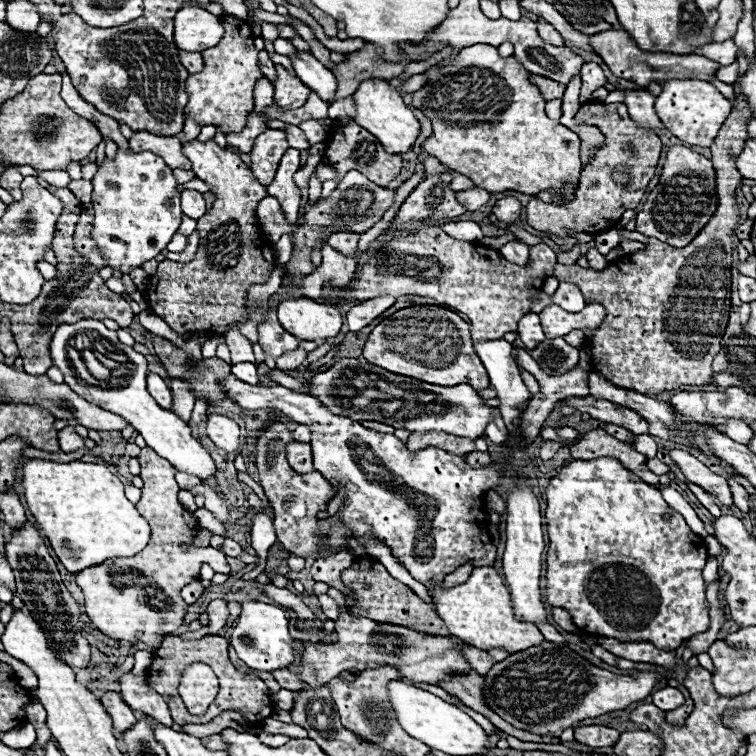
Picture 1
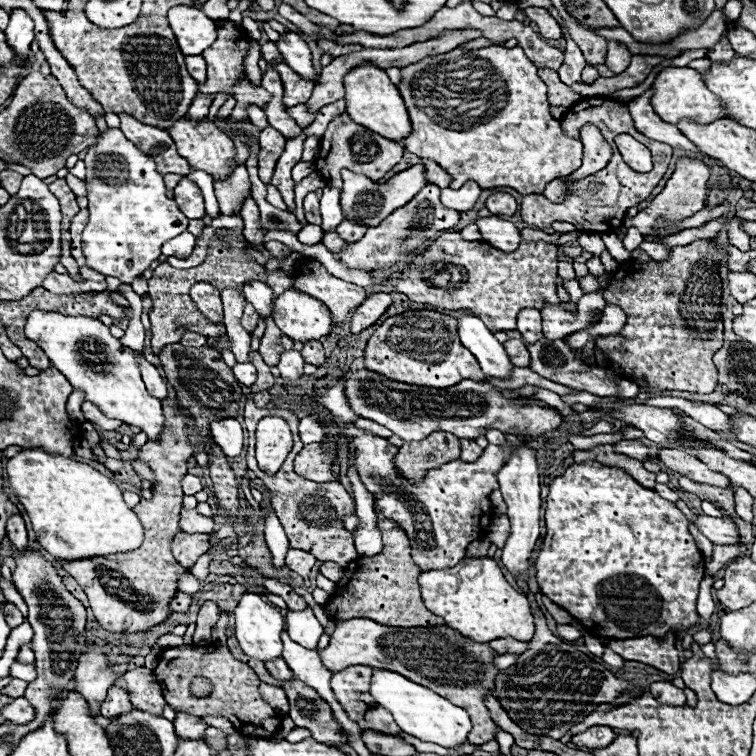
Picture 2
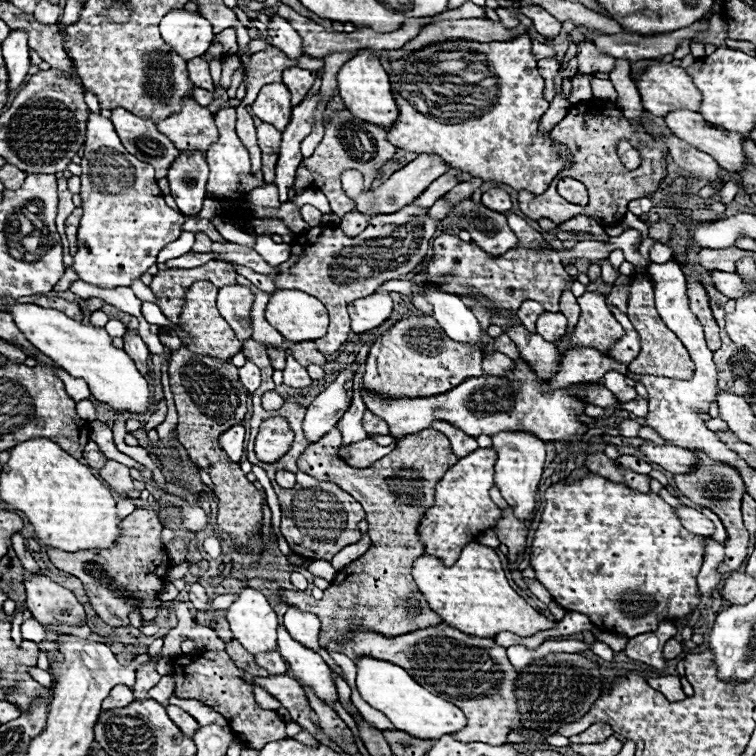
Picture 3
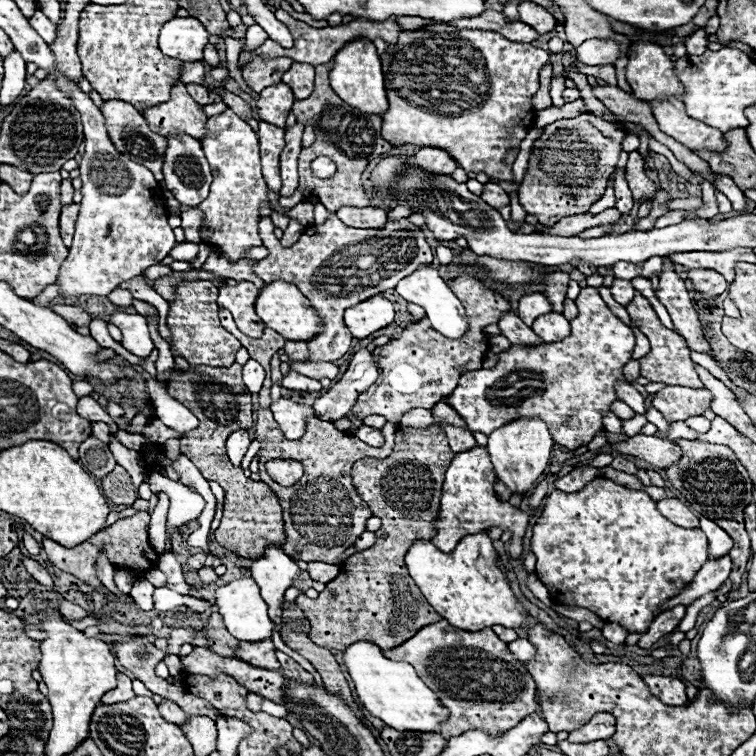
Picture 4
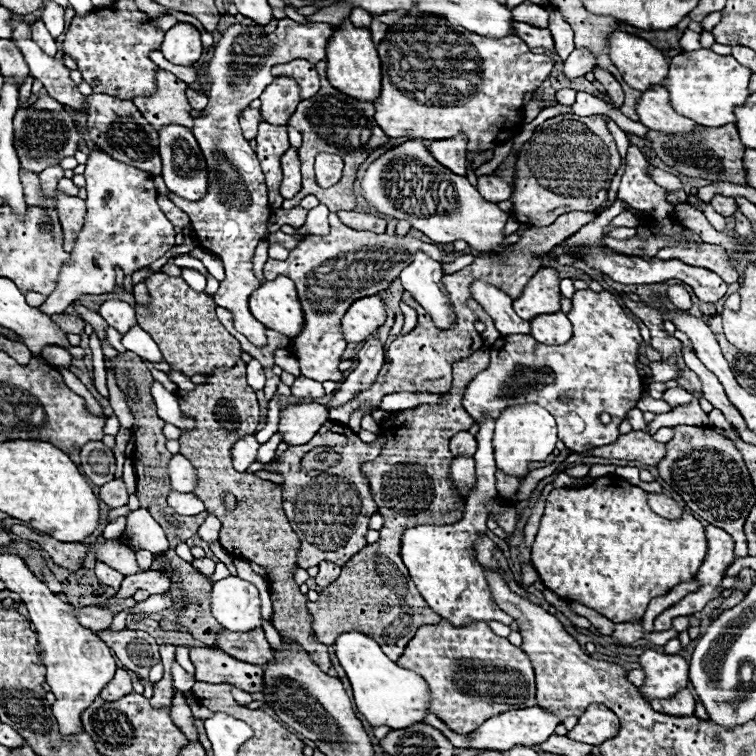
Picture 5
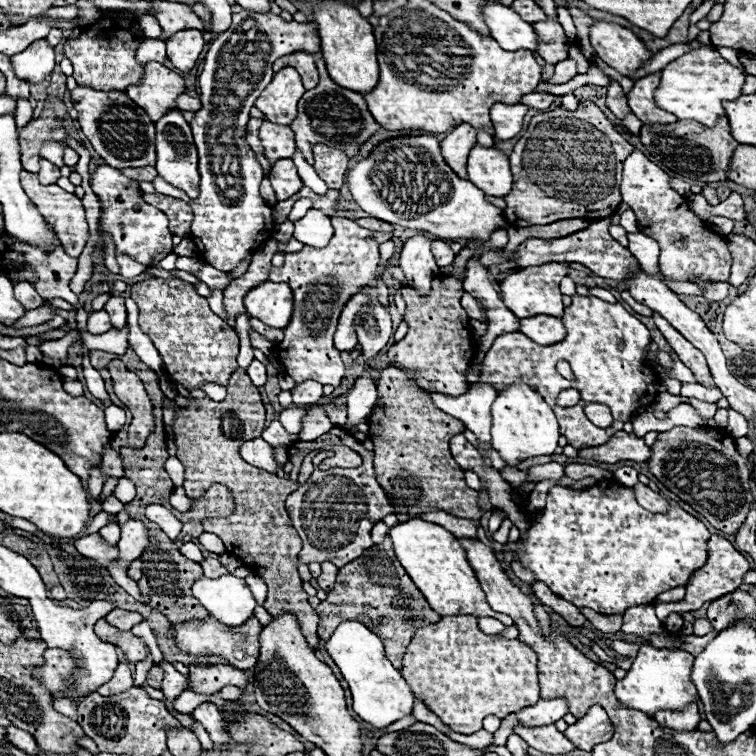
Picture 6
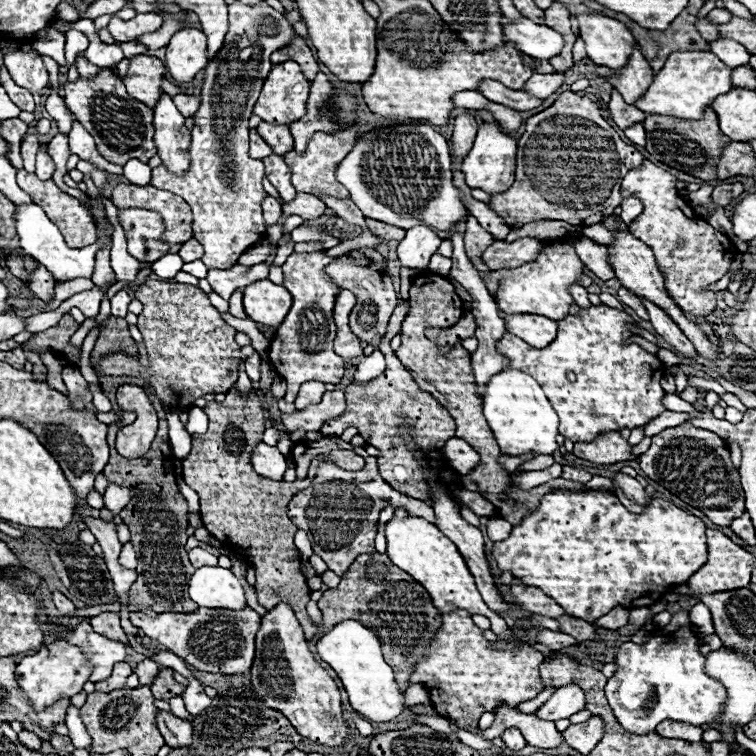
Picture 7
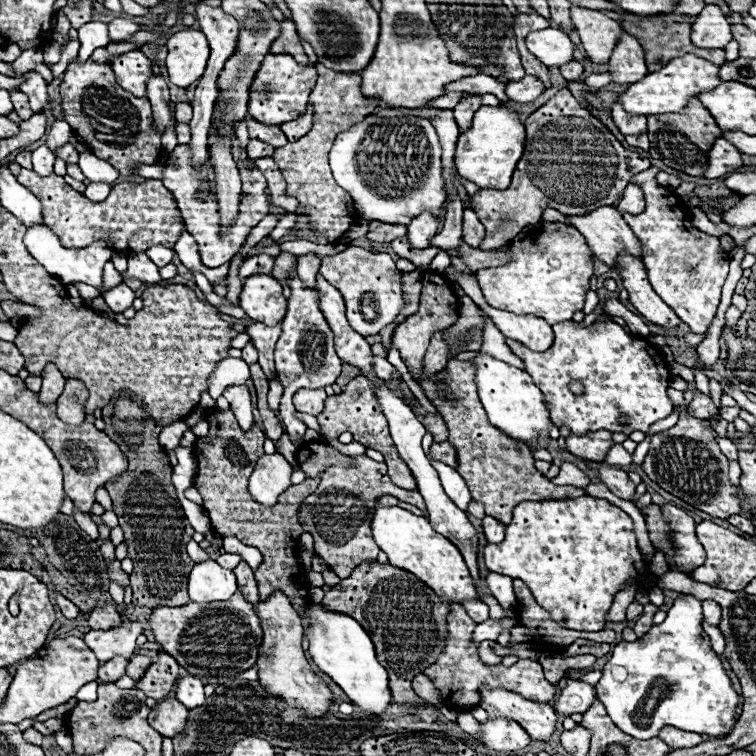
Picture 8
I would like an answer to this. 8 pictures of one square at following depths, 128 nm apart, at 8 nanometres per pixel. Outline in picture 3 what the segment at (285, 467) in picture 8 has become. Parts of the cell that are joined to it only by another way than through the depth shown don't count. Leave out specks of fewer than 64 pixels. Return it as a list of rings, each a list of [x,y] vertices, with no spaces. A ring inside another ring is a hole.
[[[234,424],[230,430],[226,430],[226,432],[222,432],[218,436],[222,448],[226,450],[226,454],[234,462],[240,462],[240,458],[242,458],[242,452],[244,452],[244,434],[246,434],[246,428],[242,424]]]

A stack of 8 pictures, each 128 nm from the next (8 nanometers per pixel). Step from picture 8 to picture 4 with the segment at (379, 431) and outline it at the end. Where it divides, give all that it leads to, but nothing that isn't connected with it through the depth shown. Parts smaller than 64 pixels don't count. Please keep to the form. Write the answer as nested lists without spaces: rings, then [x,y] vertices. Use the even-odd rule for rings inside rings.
[[[446,398],[432,408],[432,416],[434,416],[436,420],[444,420],[444,422],[450,422],[450,424],[458,424],[458,426],[462,426],[462,428],[466,426],[464,420],[446,404]],[[430,426],[426,430],[400,428],[396,432],[396,448],[388,458],[368,458],[354,464],[352,484],[372,514],[382,520],[382,526],[376,530],[376,544],[350,556],[340,574],[326,584],[316,600],[304,594],[296,598],[296,604],[302,606],[312,622],[310,638],[314,644],[328,650],[346,650],[346,646],[366,640],[380,648],[390,648],[440,620],[440,614],[422,598],[422,592],[408,576],[404,556],[414,542],[432,538],[444,472],[452,458],[454,452],[448,446],[446,432]]]

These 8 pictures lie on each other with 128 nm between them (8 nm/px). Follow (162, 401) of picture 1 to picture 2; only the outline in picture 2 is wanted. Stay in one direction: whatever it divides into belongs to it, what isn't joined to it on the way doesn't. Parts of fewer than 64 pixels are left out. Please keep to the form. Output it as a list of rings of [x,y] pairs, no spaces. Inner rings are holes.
[[[136,352],[136,358],[138,358],[138,368],[142,372],[142,378],[146,382],[146,388],[150,392],[150,396],[154,396],[158,400],[164,400],[166,398],[166,382],[158,374],[158,370],[150,362],[144,360],[144,356],[140,352]]]

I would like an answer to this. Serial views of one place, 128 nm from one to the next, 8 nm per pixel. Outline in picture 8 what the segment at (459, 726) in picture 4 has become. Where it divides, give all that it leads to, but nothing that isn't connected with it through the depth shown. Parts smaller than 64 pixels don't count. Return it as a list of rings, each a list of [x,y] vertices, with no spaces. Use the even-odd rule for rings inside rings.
[[[452,604],[450,606],[450,614],[448,614],[448,638],[444,644],[442,654],[438,656],[438,660],[428,666],[422,674],[426,674],[434,686],[440,690],[444,704],[456,712],[466,710],[466,706],[478,706],[480,704],[480,688],[488,686],[488,688],[506,688],[510,692],[520,694],[526,700],[534,700],[534,702],[552,702],[556,688],[544,678],[542,666],[536,660],[518,660],[512,666],[502,666],[502,664],[494,664],[488,666],[480,660],[478,656],[478,642],[472,642],[472,634],[474,634],[474,626],[476,622],[466,614],[462,604]]]

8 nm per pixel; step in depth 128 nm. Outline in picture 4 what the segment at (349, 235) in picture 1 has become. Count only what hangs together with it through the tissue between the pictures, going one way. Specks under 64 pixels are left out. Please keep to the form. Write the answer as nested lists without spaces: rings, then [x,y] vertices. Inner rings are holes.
[[[344,206],[342,210],[336,212],[336,216],[346,224],[346,226],[384,226],[386,224],[386,210],[382,208],[372,208],[372,206],[366,206],[366,208],[352,208],[352,206]]]

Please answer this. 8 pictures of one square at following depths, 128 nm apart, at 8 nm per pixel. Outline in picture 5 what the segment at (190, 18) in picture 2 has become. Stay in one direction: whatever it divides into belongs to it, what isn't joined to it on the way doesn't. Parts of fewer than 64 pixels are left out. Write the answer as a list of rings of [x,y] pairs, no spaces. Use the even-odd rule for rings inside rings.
[[[178,22],[164,34],[162,54],[174,64],[192,66],[202,54],[202,40],[196,26]]]

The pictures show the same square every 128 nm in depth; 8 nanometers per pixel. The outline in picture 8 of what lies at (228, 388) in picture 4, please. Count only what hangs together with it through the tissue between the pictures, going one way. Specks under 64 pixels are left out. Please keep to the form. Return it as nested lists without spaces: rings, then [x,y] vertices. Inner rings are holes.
[[[210,408],[206,410],[206,420],[210,422],[210,432],[204,438],[196,438],[194,442],[194,454],[196,454],[196,476],[194,476],[194,488],[202,494],[204,498],[204,510],[210,516],[212,528],[218,536],[236,536],[242,544],[256,546],[264,560],[260,568],[254,572],[256,582],[258,582],[258,592],[260,600],[266,600],[272,592],[280,590],[284,592],[298,614],[304,614],[306,606],[310,604],[310,596],[306,596],[306,578],[304,570],[298,566],[298,538],[304,532],[298,518],[296,510],[302,502],[302,498],[310,496],[316,486],[318,478],[308,478],[302,484],[294,484],[286,492],[280,494],[278,502],[274,506],[262,506],[256,502],[250,492],[248,492],[248,478],[252,474],[254,466],[254,452],[264,452],[262,442],[264,442],[264,432],[260,430],[258,424],[254,424],[250,430],[242,430],[234,412],[232,410],[220,410],[220,408]]]

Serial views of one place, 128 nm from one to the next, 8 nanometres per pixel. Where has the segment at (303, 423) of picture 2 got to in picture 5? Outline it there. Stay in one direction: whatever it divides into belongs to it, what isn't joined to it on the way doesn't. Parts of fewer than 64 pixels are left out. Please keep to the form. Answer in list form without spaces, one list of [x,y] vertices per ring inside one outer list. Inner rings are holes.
[[[378,336],[364,342],[356,356],[354,370],[344,378],[340,388],[334,392],[332,400],[328,402],[328,408],[338,408],[350,402],[356,394],[368,390],[374,382],[384,364],[384,346],[378,342]]]

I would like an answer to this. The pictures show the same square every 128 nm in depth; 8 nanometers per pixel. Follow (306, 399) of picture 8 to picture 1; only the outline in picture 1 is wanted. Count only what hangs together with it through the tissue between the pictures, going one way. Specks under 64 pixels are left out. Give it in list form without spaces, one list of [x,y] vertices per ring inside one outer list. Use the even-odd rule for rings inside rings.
[[[296,348],[292,352],[286,352],[282,356],[276,358],[276,368],[278,370],[284,370],[284,372],[290,372],[290,370],[296,370],[304,360],[306,360],[306,350],[304,348]]]

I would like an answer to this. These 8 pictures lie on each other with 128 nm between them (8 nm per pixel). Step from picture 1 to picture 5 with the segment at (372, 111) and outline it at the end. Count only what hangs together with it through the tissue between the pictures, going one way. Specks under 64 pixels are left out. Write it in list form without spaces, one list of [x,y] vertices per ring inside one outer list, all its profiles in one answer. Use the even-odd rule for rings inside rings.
[[[344,20],[338,26],[338,30],[334,30],[334,38],[330,38],[330,46],[326,48],[326,52],[328,52],[328,58],[326,58],[328,80],[336,90],[340,90],[346,96],[358,98],[360,102],[378,100],[382,70],[380,70],[380,58],[368,28],[356,28],[350,24],[350,20]]]

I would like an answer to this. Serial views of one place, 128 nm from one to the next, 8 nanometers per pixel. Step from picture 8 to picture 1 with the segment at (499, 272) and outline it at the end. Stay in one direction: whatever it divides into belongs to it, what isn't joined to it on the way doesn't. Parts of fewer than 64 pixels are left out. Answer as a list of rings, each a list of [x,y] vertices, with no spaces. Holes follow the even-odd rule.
[[[530,312],[522,318],[522,322],[518,322],[518,336],[526,344],[528,350],[534,350],[540,342],[546,340],[546,336],[542,334],[542,328],[540,328],[538,314]]]

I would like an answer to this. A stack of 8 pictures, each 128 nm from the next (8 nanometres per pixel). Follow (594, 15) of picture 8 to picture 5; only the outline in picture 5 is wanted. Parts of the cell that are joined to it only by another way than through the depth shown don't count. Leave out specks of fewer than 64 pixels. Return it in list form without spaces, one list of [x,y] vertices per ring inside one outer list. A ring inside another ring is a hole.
[[[618,30],[610,34],[610,56],[630,88],[644,92],[650,86],[666,86],[668,60],[648,40]]]

